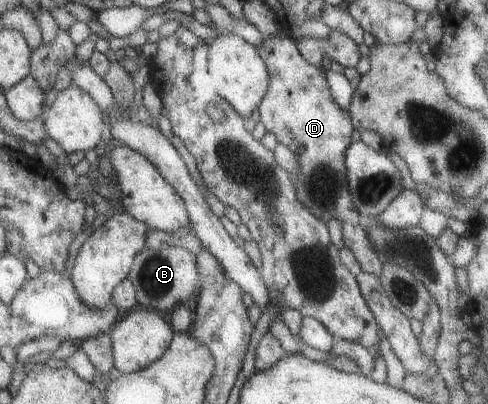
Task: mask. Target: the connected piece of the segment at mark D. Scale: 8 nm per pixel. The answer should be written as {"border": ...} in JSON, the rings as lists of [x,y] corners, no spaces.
{"border":[[[276,34],[265,37],[256,46],[269,76],[265,96],[256,106],[259,121],[275,140],[293,149],[297,156],[299,172],[292,179],[295,198],[317,220],[327,222],[335,218],[341,224],[341,240],[359,262],[360,270],[378,277],[383,261],[375,254],[357,221],[358,212],[351,202],[345,182],[344,154],[351,144],[353,124],[348,110],[333,102],[324,70],[307,64],[299,55],[291,36]]]}

